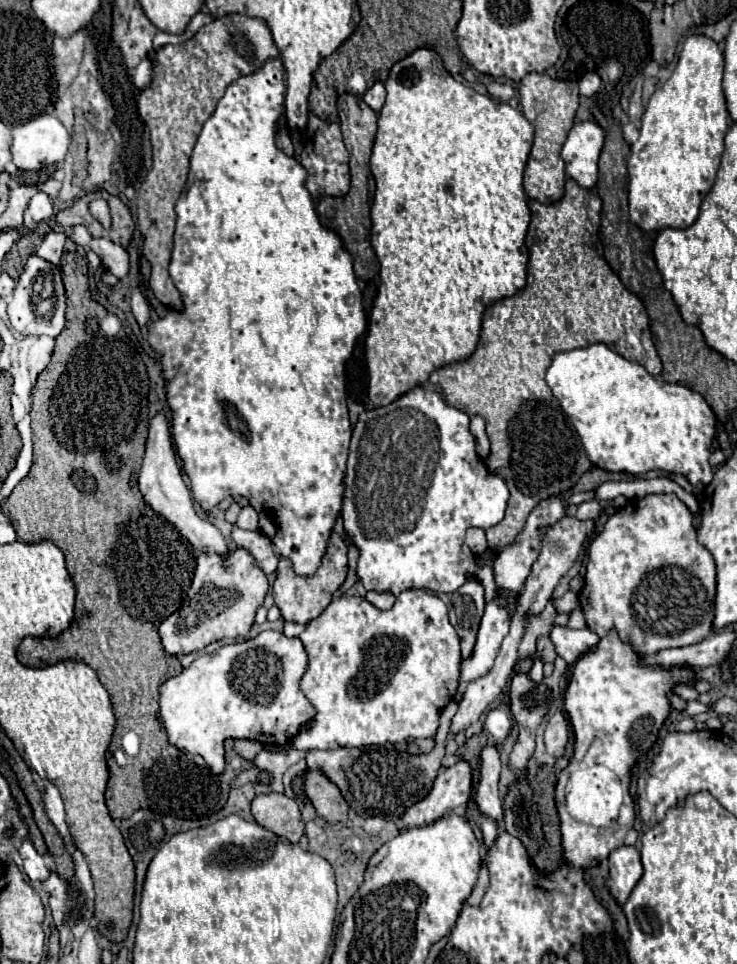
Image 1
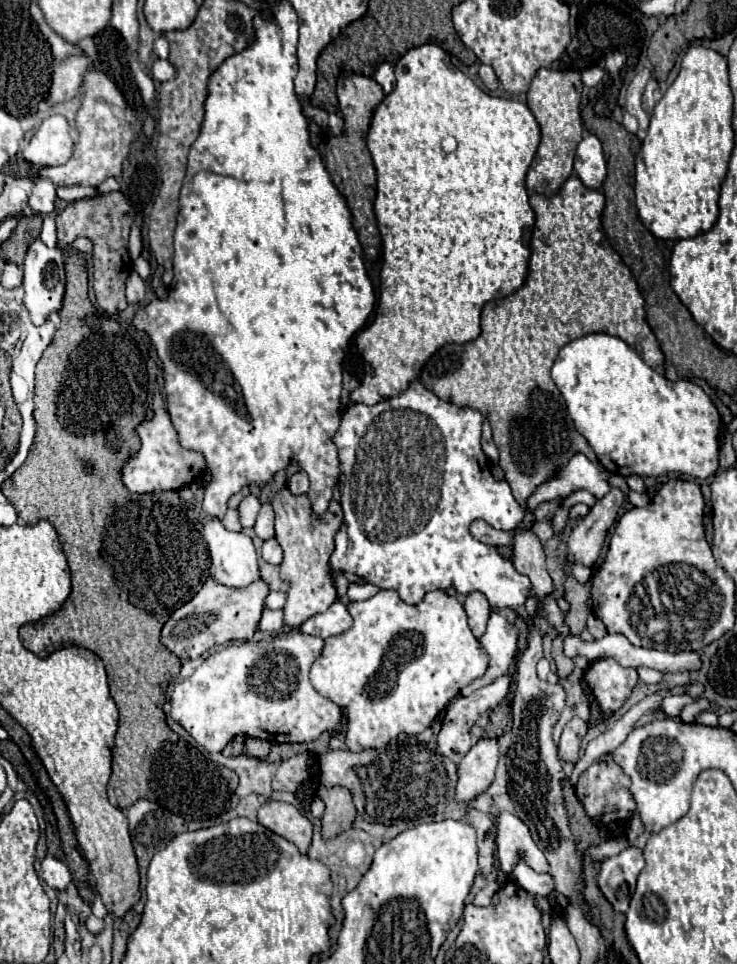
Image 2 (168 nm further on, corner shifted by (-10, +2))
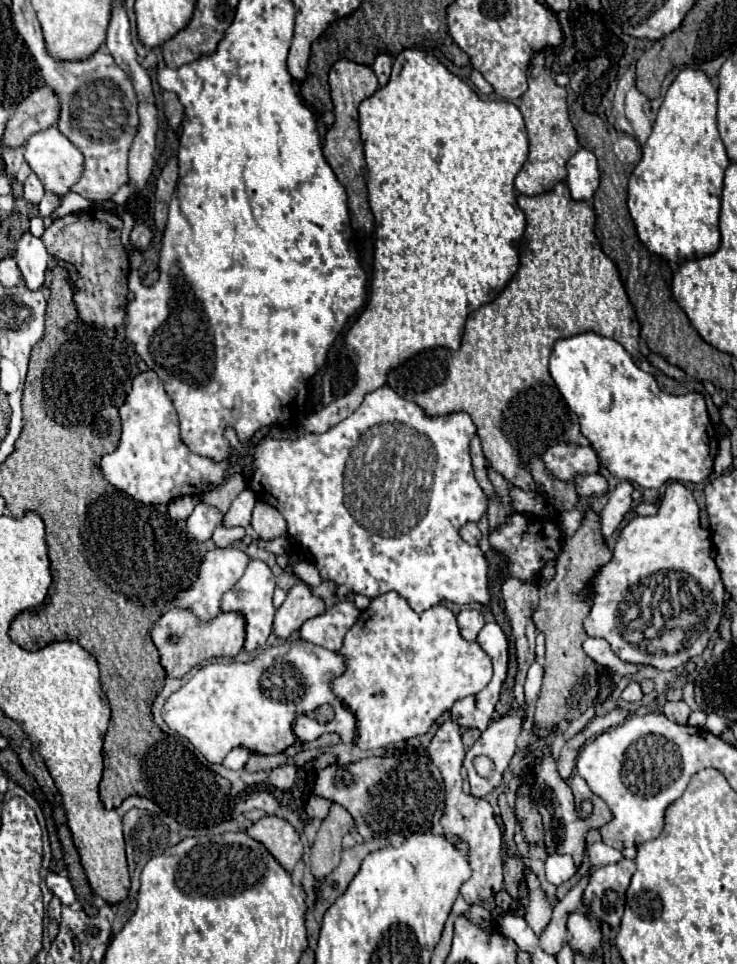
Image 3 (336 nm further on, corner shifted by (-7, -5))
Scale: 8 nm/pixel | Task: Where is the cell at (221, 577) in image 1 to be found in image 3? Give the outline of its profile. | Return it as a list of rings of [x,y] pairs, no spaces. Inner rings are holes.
[[[170,609],[166,611],[158,623],[152,629],[152,641],[156,649],[160,651],[162,667],[172,677],[186,675],[192,667],[200,665],[206,659],[212,657],[236,657],[240,649],[244,647],[246,639],[246,619],[242,613],[228,611],[218,613],[210,621],[202,621],[198,615],[194,615],[192,609]]]

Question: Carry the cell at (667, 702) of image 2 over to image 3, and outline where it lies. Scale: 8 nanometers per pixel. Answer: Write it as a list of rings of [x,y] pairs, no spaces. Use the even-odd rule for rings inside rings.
[[[632,681],[632,683],[622,691],[622,699],[628,701],[628,703],[632,703],[632,701],[640,701],[642,697],[644,697],[644,693],[642,693],[640,685],[634,683],[634,681]]]

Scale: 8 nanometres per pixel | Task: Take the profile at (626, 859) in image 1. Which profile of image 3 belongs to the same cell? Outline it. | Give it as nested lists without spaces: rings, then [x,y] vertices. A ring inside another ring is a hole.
[[[622,859],[612,865],[604,865],[590,875],[590,883],[582,895],[582,899],[590,905],[590,913],[596,915],[602,923],[608,923],[614,931],[618,931],[626,889],[636,871],[636,863],[632,859]]]

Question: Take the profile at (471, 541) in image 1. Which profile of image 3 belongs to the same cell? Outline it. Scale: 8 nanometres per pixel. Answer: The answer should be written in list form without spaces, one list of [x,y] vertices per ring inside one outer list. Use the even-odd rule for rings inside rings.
[[[466,523],[466,525],[460,529],[460,535],[462,535],[462,539],[464,539],[466,543],[470,543],[470,545],[478,545],[480,539],[482,539],[482,533],[480,533],[480,529],[478,529],[476,523]]]

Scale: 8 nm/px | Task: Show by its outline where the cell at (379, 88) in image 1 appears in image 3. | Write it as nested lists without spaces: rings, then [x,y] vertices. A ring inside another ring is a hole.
[[[378,55],[376,57],[372,69],[374,69],[376,77],[378,77],[380,87],[384,87],[388,83],[388,79],[390,79],[390,67],[392,67],[392,59],[388,55]]]

